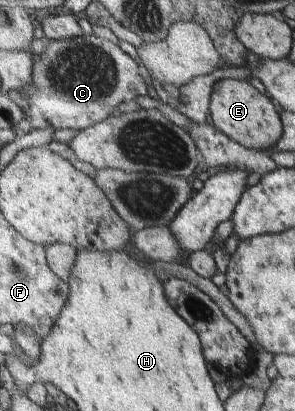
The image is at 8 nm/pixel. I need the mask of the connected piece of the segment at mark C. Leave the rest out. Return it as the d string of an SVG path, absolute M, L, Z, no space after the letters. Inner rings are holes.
M94 33L85 34L70 40L57 40L54 43L49 41L46 51L39 57L39 63L35 65L35 86L32 86L31 92L31 105L25 109L26 117L31 121L31 125L34 128L44 128L51 125L53 128L74 128L77 130L84 130L85 128L91 127L96 123L102 122L109 116L117 114L116 106L120 102L125 102L127 100L134 100L136 96L147 95L147 83L141 79L139 75L139 61L135 61L135 57L128 55L119 47L116 40L102 38L101 36L96 36Z

